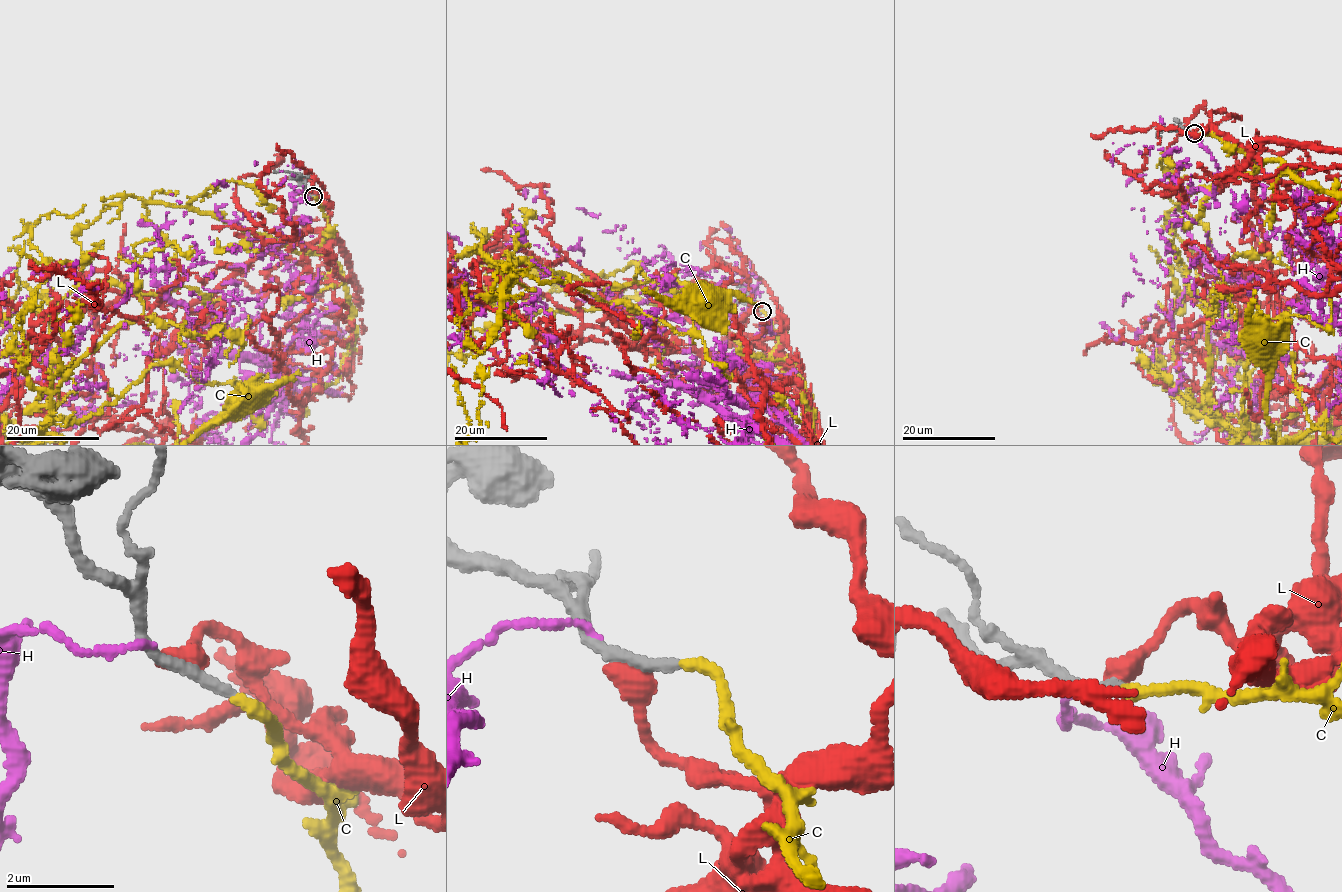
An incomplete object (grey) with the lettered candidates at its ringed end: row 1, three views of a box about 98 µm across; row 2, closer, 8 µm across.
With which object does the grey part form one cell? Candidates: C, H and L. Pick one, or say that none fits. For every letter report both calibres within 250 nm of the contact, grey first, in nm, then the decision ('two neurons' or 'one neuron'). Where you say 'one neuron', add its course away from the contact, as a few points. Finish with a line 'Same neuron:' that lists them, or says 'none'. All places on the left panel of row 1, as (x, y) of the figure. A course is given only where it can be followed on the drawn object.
C: 200 nm thick on the grey side, 220 nm on the other; one neuron
H: 200 nm thick on the grey side, 140 nm on the other; two neurons
L: 280 nm thick on the grey side, 440 nm on the other; two neurons
Same neuron: C

